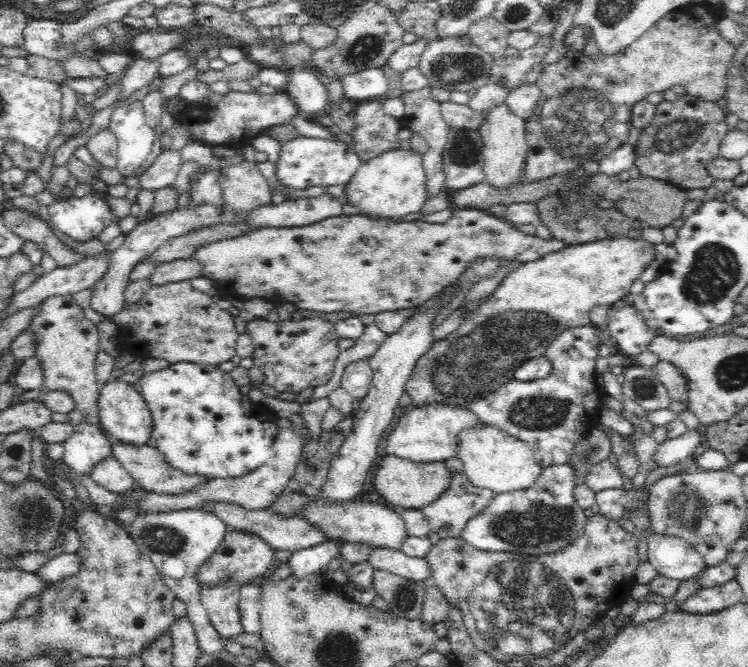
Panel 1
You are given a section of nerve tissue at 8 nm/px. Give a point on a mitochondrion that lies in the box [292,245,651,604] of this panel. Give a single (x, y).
(468, 363)

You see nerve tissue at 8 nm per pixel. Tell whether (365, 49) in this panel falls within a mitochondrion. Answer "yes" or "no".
yes

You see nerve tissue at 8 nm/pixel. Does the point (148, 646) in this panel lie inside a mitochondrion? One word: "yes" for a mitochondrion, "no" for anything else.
no

